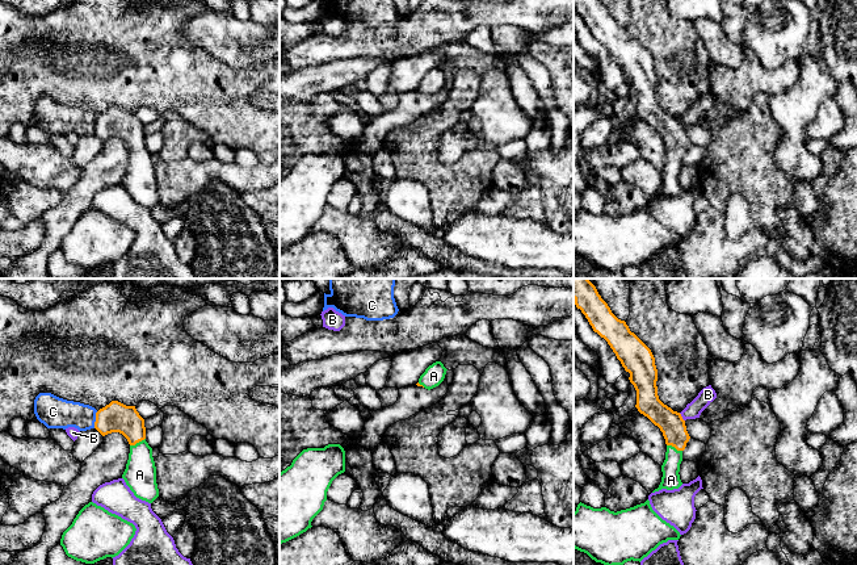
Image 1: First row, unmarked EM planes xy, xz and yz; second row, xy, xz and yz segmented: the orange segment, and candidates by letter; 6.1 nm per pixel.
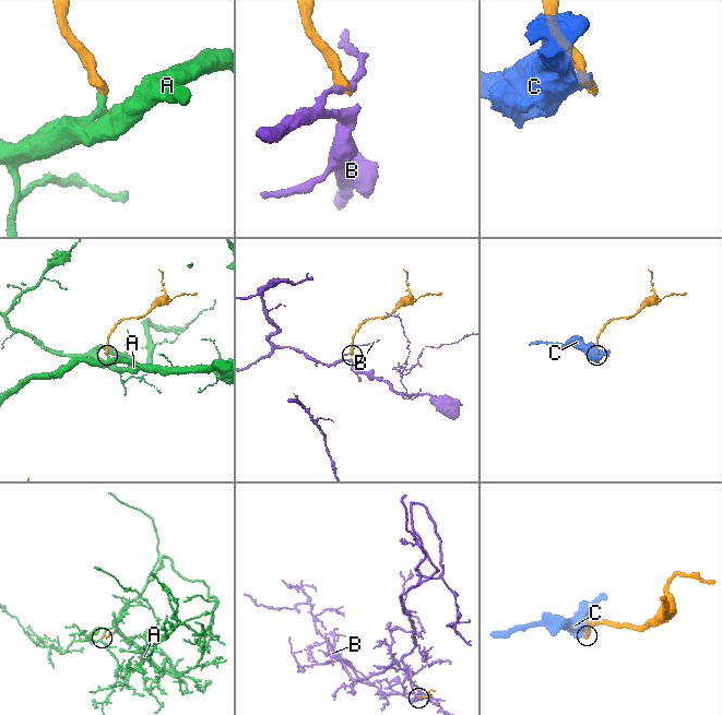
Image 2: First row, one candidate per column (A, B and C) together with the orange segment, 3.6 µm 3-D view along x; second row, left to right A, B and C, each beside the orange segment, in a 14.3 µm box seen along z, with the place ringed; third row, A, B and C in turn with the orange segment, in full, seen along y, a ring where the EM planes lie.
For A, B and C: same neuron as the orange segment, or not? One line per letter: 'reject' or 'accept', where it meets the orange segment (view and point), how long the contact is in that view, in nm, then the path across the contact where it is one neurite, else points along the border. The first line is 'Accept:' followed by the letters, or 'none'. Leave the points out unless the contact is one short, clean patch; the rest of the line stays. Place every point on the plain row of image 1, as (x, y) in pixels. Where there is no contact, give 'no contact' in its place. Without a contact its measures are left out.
Accept: A
A: accept | xy (137, 147) | 110 nm | across xy (116, 122), (137, 147), (139, 154), (139, 180)
B: reject | yz (681, 122) | 70 nm | along yz (679, 118), (684, 126)
C: reject | xy (96, 125) | 110 nm | along xy (97, 117), (93, 133)

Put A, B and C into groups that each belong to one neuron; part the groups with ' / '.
A / B / C

